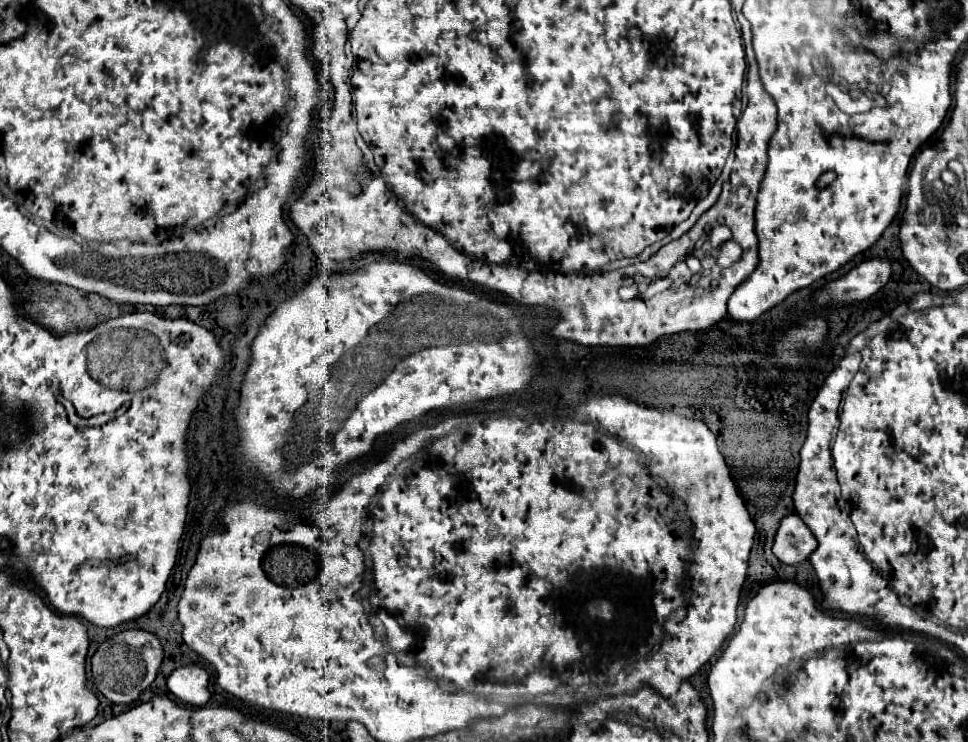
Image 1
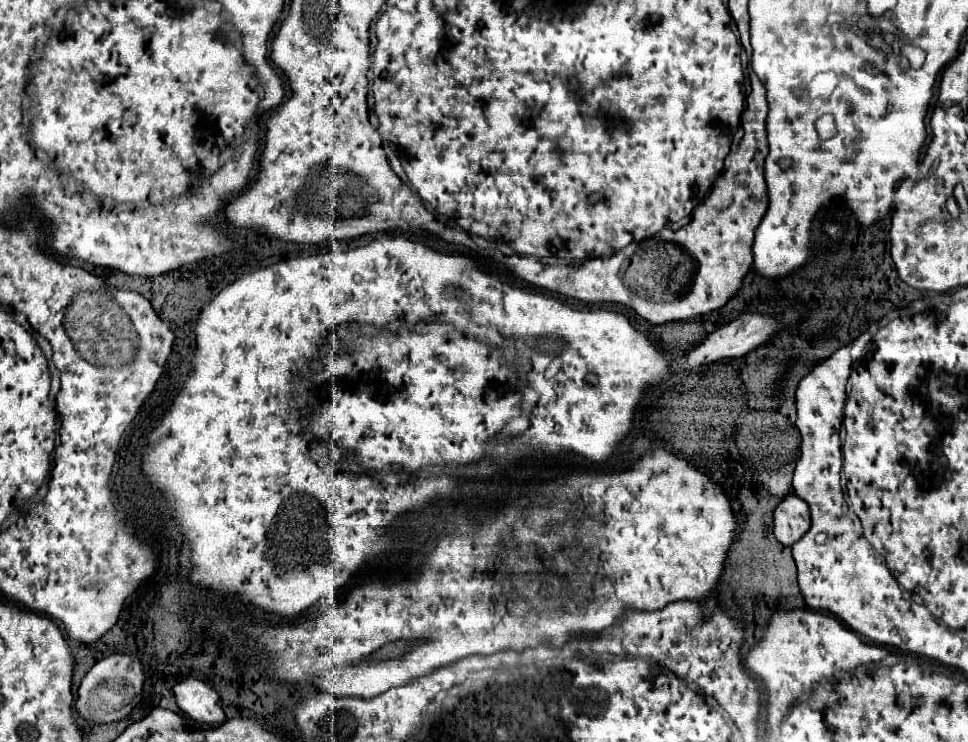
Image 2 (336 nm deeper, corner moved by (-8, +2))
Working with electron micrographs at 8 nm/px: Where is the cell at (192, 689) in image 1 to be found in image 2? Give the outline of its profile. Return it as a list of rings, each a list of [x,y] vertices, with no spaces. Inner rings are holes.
[[[188,677],[174,685],[174,695],[180,711],[188,715],[192,721],[208,725],[220,725],[224,721],[220,697],[204,681]]]

